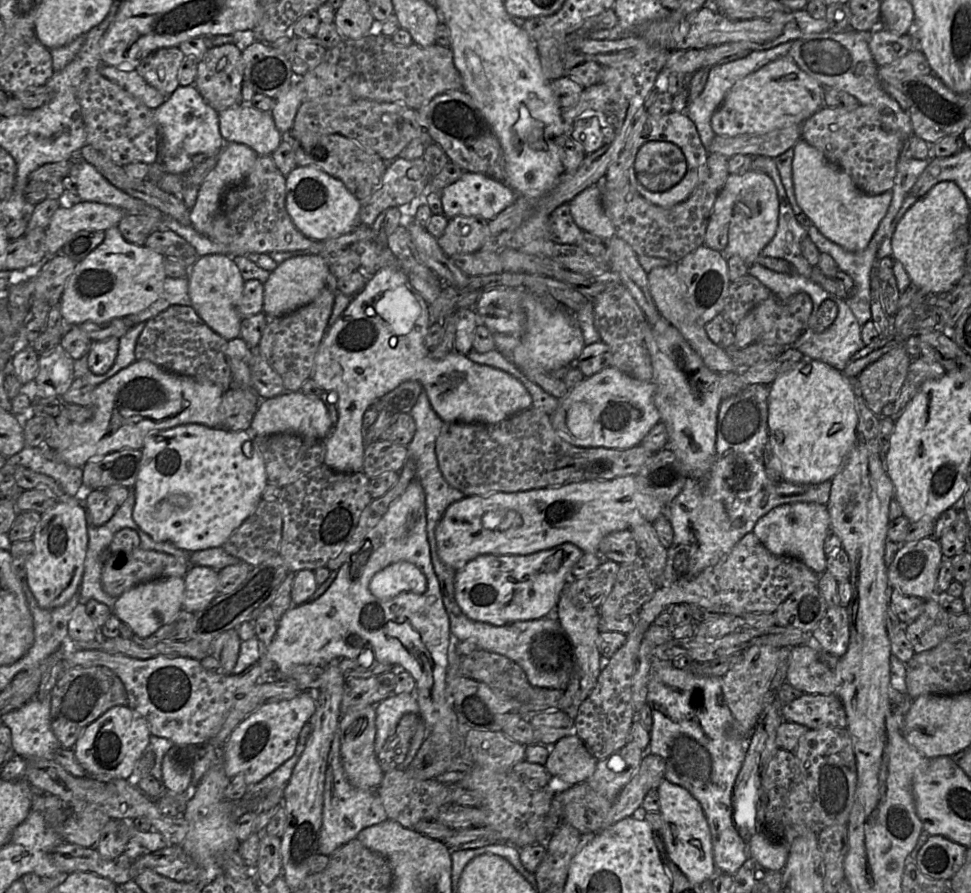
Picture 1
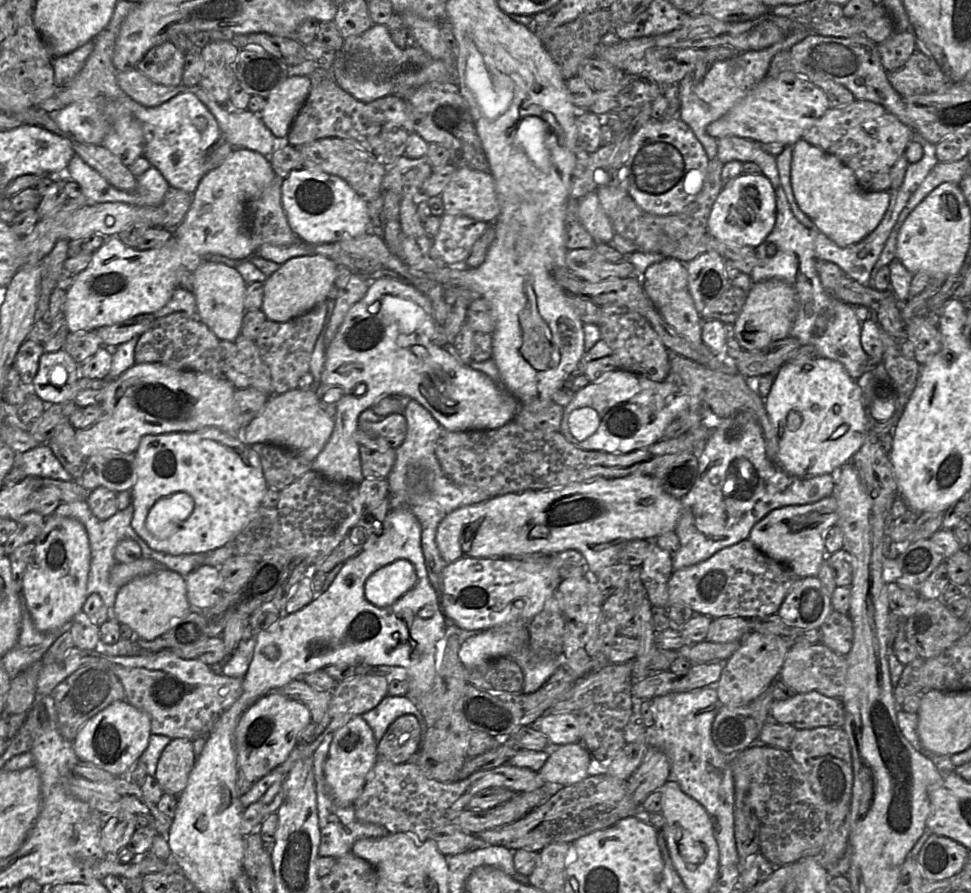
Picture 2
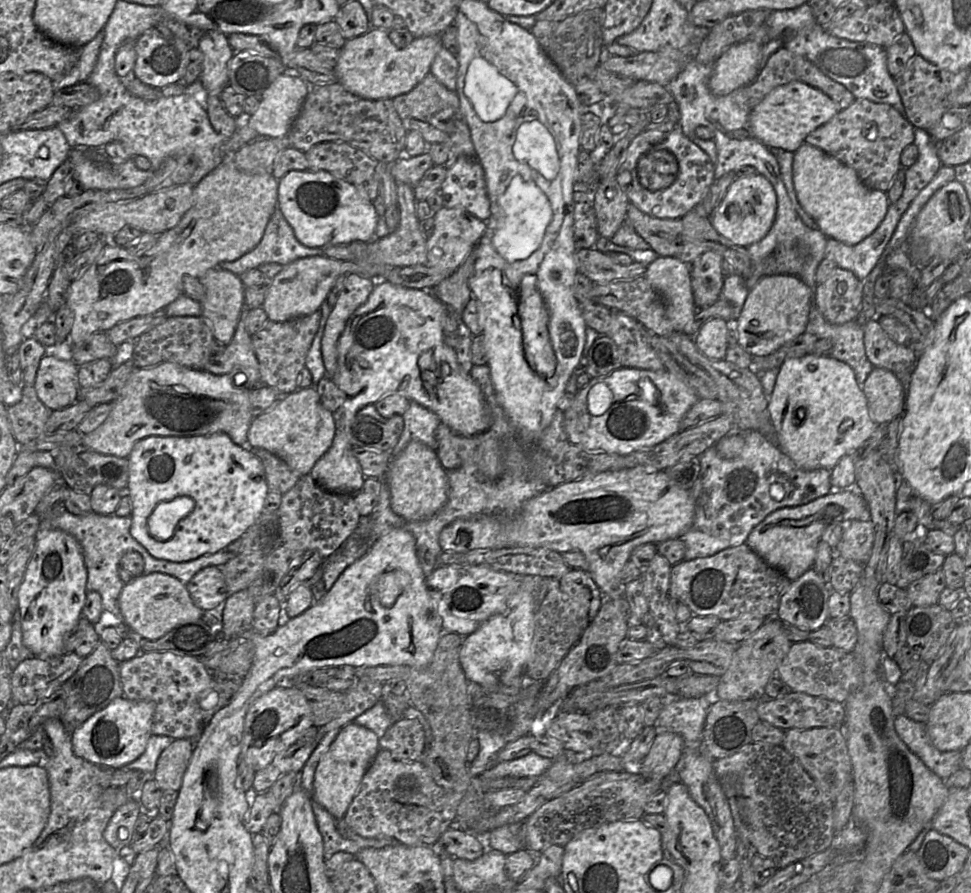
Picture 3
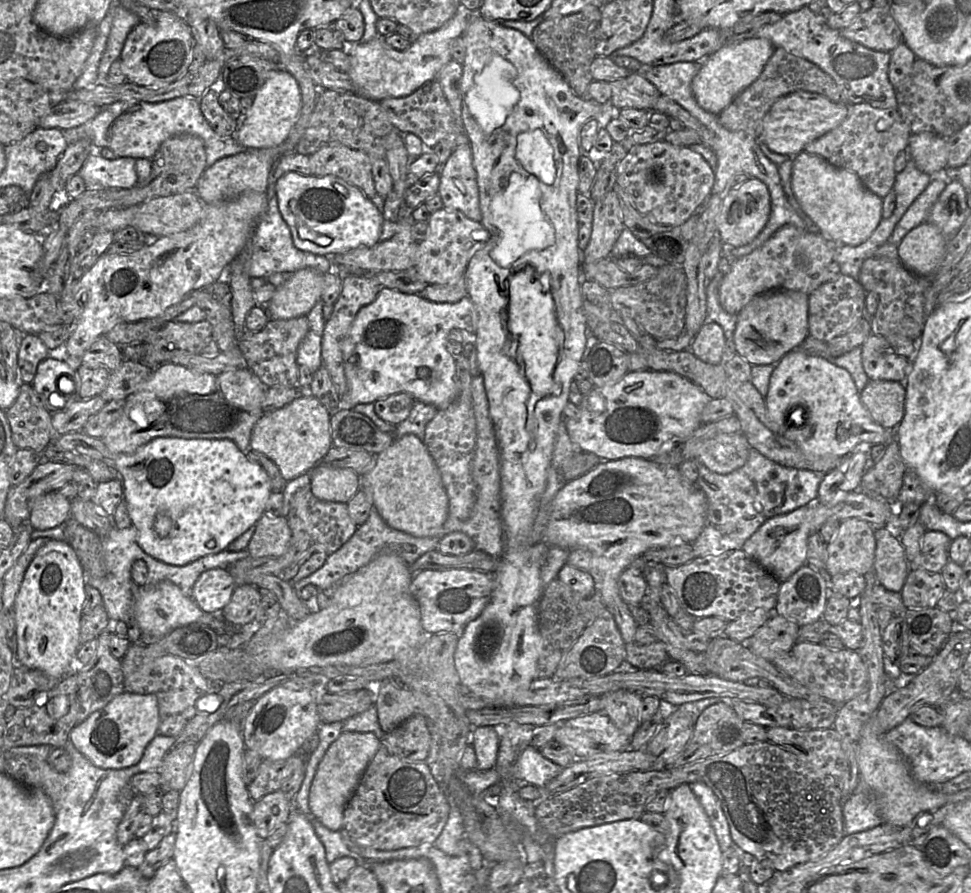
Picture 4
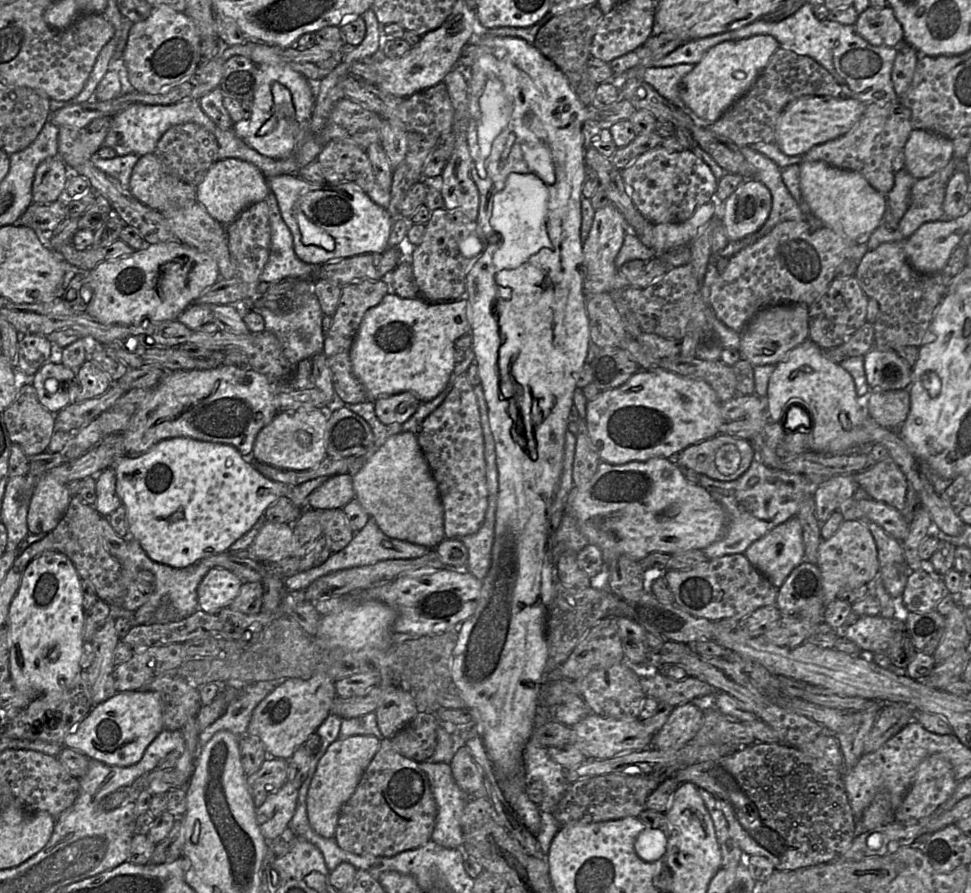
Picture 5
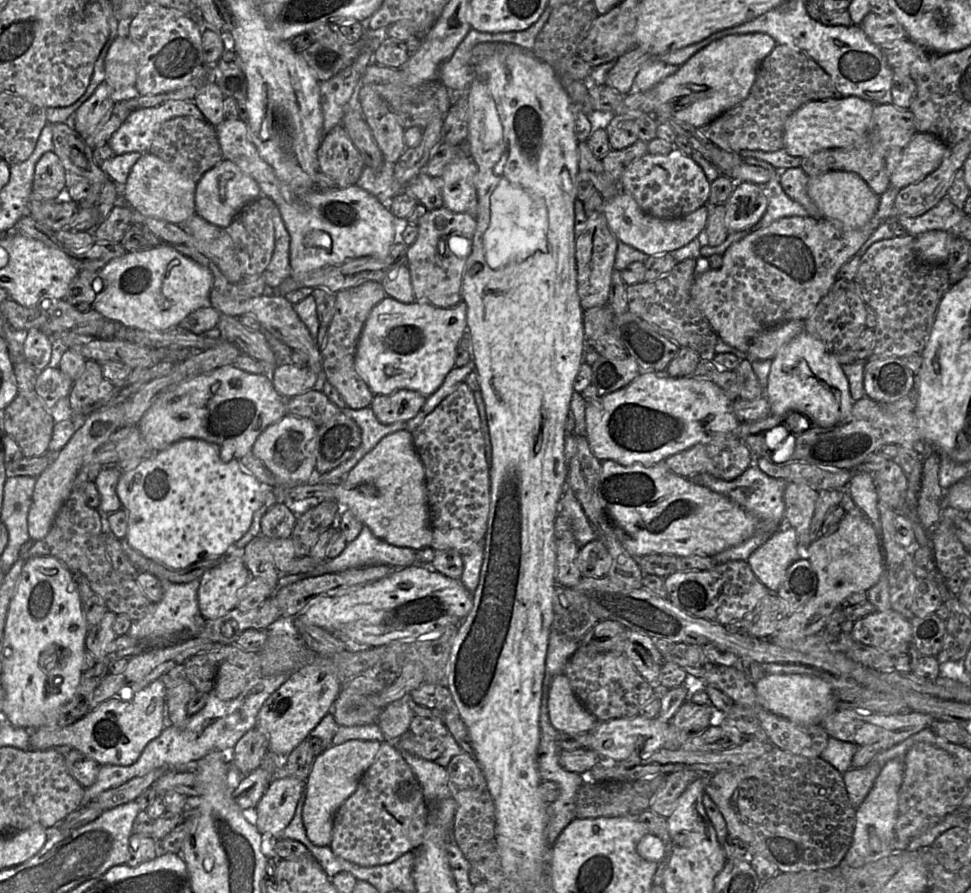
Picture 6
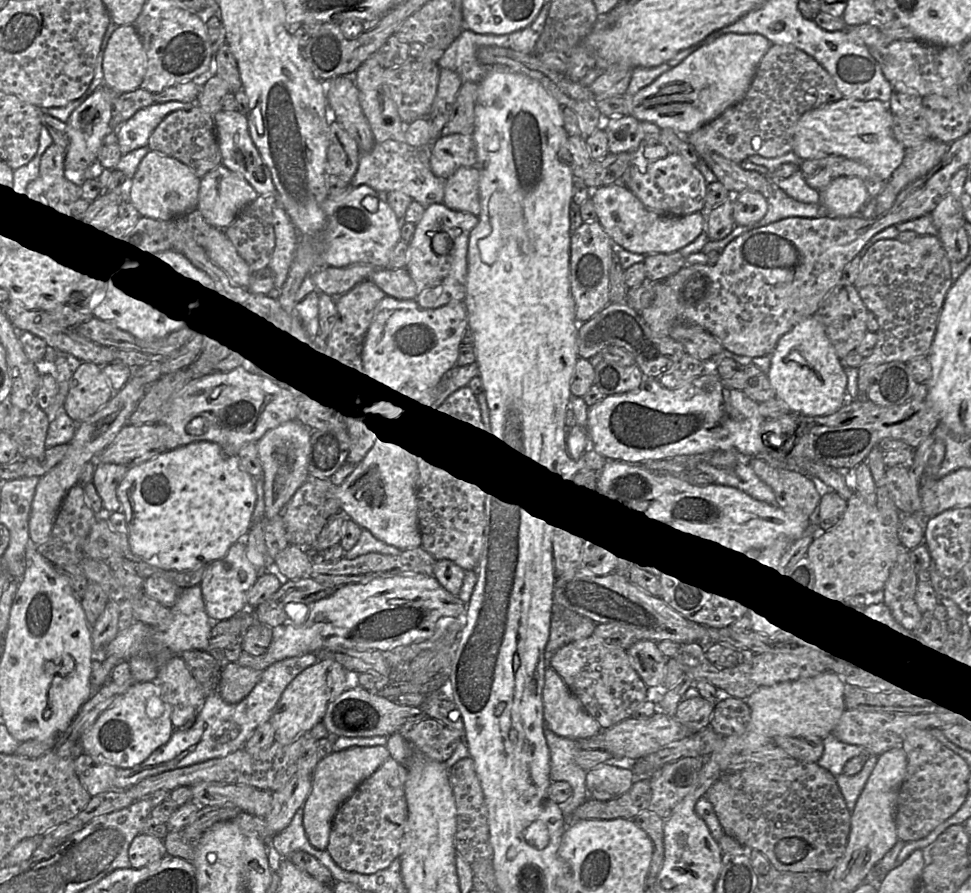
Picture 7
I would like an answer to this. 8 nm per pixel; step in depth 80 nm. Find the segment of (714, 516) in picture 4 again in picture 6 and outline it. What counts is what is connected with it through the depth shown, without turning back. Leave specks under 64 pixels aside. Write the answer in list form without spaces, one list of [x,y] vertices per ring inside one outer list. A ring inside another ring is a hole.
[[[755,463],[750,465],[739,477],[731,481],[716,478],[705,472],[699,474],[705,487],[730,498],[757,520],[756,531],[750,538],[739,545],[730,547],[714,556],[710,556],[717,564],[733,560],[747,561],[758,547],[785,525],[785,503],[783,496],[788,483],[785,479],[767,475]]]

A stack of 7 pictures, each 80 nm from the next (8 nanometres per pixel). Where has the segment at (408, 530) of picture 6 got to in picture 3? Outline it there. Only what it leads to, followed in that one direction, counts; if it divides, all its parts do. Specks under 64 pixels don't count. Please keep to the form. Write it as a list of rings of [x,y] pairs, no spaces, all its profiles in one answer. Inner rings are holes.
[[[411,441],[392,458],[386,475],[392,510],[408,521],[424,520],[434,515],[447,501],[449,478],[435,450],[421,441]]]

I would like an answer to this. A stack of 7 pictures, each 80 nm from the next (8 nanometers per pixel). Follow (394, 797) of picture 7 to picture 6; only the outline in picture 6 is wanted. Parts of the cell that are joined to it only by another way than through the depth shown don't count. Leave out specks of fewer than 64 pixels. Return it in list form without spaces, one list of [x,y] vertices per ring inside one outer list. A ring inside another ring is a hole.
[[[383,741],[357,789],[335,815],[330,848],[336,856],[364,867],[392,863],[420,846],[428,814],[422,787],[411,767],[392,742]]]

